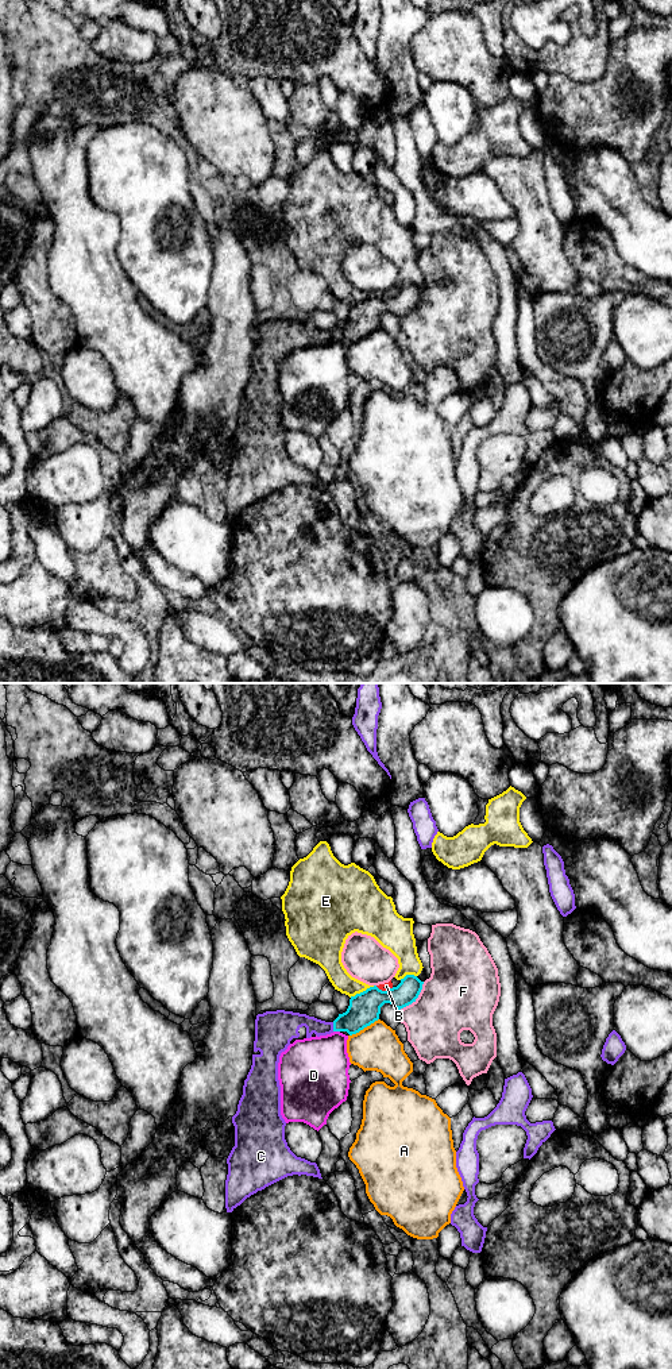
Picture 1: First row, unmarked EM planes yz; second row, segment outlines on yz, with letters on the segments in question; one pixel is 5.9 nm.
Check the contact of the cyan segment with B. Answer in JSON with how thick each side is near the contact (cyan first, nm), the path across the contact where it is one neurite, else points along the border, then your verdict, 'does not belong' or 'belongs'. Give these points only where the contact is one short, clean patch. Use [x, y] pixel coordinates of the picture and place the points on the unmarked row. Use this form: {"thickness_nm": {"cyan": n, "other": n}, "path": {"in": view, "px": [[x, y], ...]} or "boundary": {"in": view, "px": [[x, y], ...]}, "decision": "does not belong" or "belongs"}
{"thickness_nm": {"cyan": 190, "other": 50}, "boundary": {"in": "yz", "px": [[375, 294], [382, 299], [393, 296]]}, "decision": "does not belong"}

